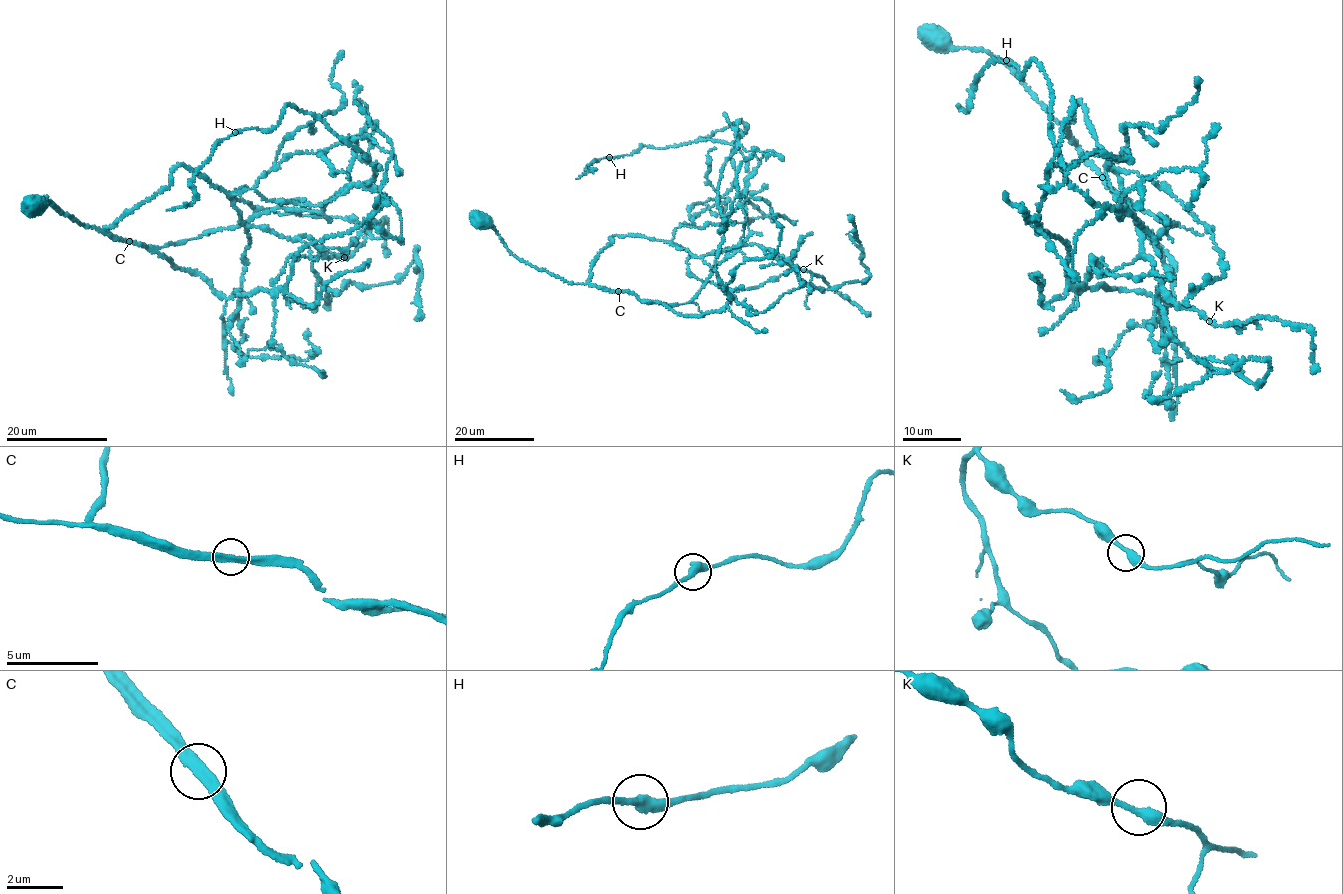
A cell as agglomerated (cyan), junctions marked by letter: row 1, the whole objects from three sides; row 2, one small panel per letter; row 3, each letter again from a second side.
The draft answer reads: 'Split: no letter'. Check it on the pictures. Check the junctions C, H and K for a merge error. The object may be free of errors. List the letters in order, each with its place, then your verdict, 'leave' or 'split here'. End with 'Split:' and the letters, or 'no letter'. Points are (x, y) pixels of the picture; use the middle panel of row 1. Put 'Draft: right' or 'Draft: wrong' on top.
Draft: right
C: at (618, 291); leave
H: at (609, 157); leave
K: at (803, 269); leave
Split: no letter

